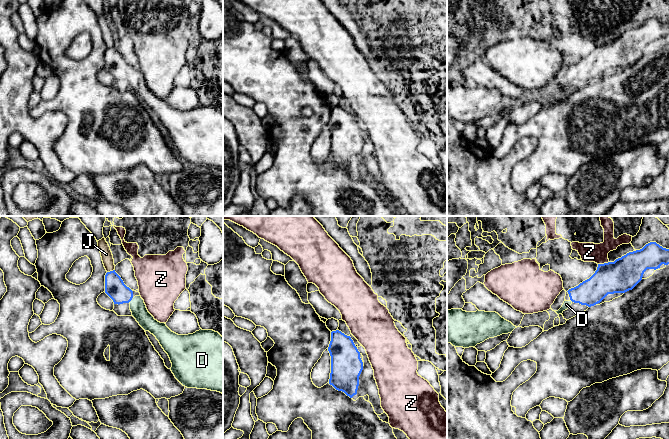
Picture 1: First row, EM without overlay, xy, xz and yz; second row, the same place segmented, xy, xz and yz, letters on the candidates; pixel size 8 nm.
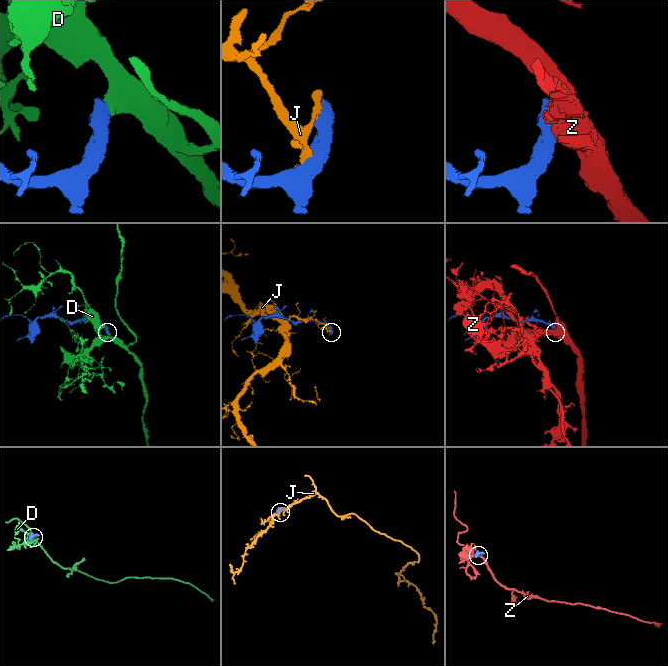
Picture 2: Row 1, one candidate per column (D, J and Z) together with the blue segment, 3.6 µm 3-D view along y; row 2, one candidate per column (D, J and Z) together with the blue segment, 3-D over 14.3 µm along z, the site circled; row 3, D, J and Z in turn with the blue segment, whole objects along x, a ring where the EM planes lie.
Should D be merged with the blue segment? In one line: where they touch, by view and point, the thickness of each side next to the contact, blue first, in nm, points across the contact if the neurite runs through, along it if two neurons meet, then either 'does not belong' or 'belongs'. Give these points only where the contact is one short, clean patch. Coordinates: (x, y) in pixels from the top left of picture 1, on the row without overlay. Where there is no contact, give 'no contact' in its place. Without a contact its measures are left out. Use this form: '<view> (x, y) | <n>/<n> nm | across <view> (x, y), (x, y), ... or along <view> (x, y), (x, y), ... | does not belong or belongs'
xy (130, 76) | 160/130 nm | across xy (115, 64), (130, 76), (138, 84) | belongs

